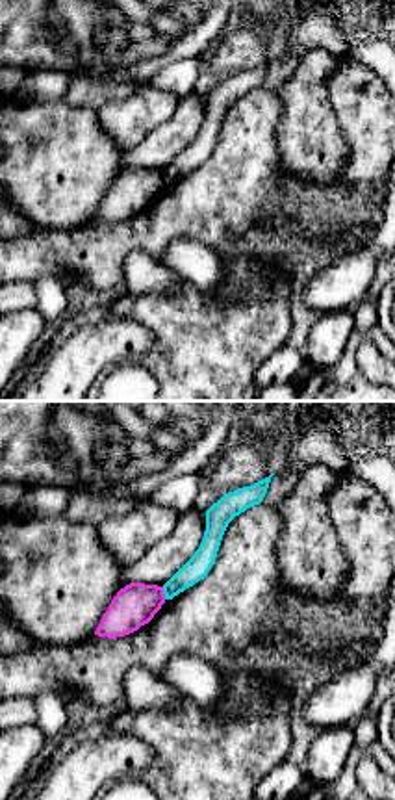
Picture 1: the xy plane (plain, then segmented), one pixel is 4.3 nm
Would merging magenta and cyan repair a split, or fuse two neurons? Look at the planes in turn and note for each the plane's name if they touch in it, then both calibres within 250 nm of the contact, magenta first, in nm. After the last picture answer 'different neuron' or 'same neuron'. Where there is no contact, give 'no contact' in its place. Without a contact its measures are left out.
meets magenta in xy; 190 nm thick on the magenta side, 100 nm on the other

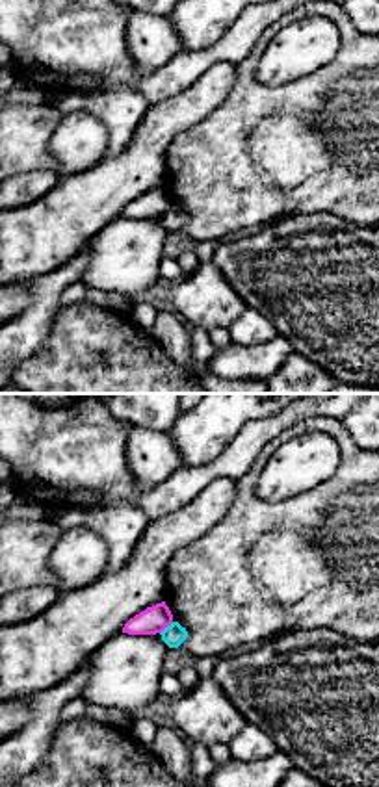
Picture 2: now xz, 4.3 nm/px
meets magenta in xz; 120 nm thick on the magenta side, 100 nm on the other

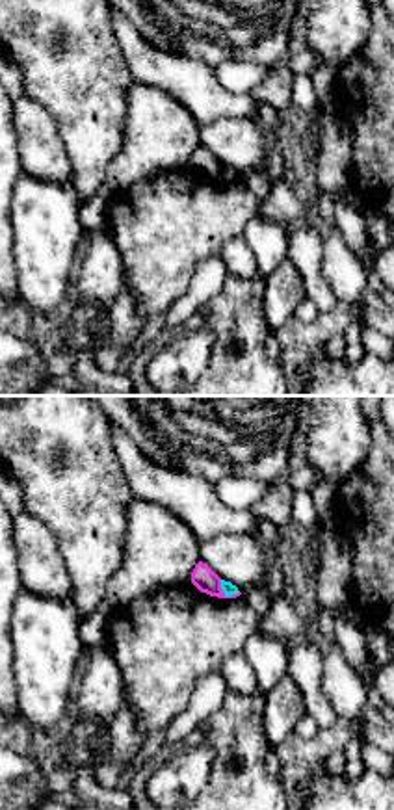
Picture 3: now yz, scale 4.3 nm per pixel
meets magenta in yz; 100 nm thick on the magenta side, 60 nm on the other

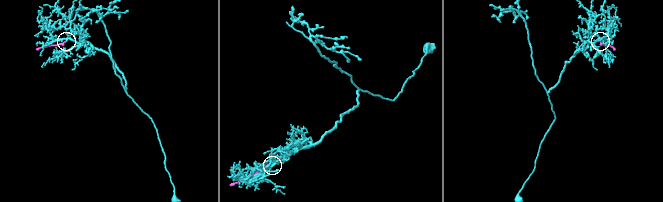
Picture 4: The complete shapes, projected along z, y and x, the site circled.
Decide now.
different neuron

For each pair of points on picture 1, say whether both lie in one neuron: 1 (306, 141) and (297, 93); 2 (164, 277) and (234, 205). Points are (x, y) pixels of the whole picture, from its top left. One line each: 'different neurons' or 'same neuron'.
1: same neuron
2: different neurons

